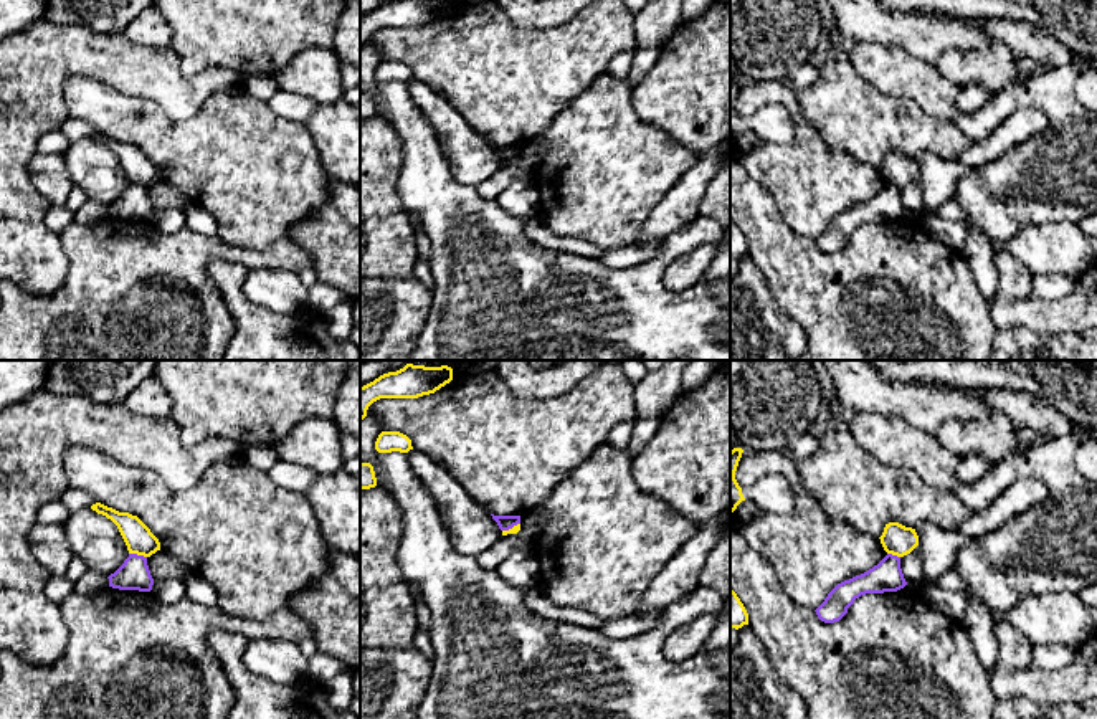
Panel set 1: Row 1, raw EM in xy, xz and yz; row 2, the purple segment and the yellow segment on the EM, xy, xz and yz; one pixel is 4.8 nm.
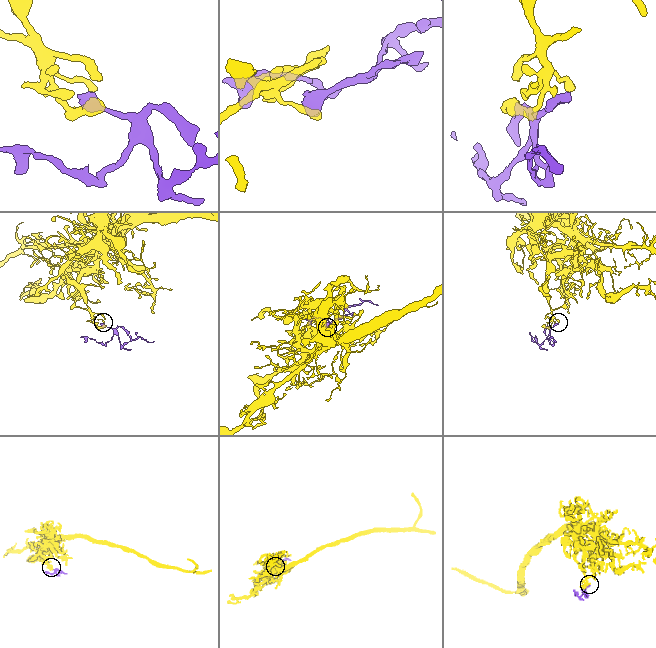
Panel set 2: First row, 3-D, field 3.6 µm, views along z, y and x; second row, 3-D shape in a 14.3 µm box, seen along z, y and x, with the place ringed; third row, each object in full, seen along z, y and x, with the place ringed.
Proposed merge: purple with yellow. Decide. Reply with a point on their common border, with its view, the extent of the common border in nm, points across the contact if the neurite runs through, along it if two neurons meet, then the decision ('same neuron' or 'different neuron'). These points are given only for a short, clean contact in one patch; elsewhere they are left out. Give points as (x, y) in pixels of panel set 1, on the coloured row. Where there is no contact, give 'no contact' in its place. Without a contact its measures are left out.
meets purple in xy at (136, 554); contact 90 nm long; border along xy (129, 552), (146, 557); different neuron

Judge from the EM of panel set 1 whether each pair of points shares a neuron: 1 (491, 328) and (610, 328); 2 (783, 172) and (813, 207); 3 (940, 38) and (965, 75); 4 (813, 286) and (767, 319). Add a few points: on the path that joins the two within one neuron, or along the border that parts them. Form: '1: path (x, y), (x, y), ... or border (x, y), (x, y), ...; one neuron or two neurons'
1: path (521, 328), (580, 328); one neuron
2: path (792, 180), (808, 199); one neuron
3: border (987, 42), (977, 48), (949, 48), (934, 63); two neurons
4: border (762, 275), (772, 299), (800, 326), (805, 339); two neurons

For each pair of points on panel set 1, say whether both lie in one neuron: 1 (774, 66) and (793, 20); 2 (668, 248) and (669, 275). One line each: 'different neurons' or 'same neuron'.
1: same neuron
2: different neurons

